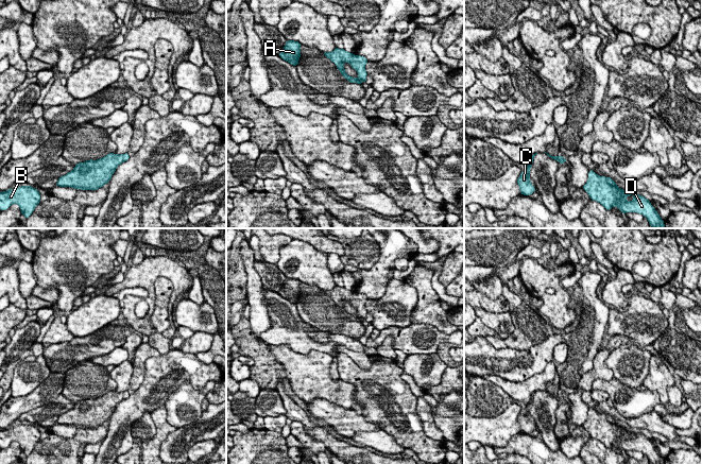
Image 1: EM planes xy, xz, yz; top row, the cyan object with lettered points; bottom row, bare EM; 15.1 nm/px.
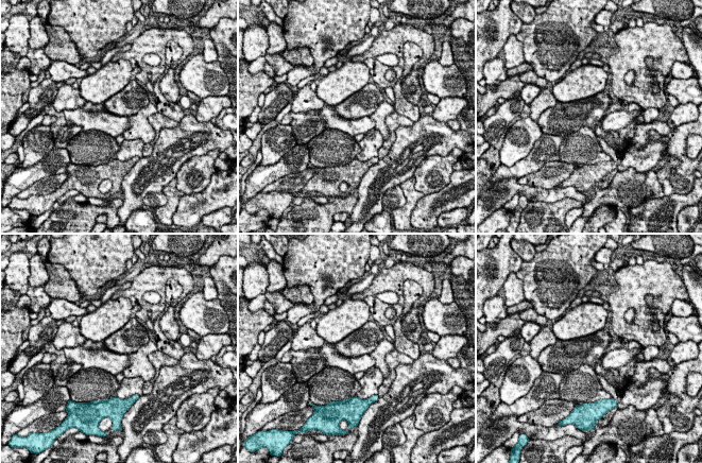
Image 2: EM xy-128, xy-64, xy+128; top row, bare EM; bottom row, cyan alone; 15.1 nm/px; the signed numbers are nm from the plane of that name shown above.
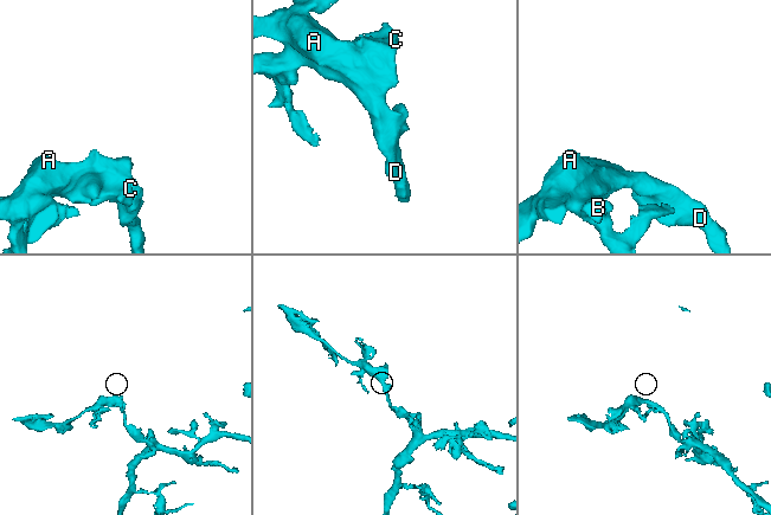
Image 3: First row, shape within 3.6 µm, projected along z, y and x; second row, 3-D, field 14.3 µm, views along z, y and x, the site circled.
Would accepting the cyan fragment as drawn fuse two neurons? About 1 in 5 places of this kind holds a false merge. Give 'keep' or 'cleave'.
keep

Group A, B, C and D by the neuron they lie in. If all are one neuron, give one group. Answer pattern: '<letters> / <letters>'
A B C D

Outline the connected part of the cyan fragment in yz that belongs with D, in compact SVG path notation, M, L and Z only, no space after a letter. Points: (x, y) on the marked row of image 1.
M589 170L587 183L582 188L590 200L600 203L606 210L616 206L622 213L637 212L646 217L649 225L653 228L665 228L664 220L661 219L649 200L643 195L632 195L628 190L622 190L611 177L599 176Z

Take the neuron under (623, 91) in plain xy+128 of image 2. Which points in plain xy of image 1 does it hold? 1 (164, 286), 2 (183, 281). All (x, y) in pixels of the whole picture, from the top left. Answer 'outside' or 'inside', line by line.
1: outside
2: inside

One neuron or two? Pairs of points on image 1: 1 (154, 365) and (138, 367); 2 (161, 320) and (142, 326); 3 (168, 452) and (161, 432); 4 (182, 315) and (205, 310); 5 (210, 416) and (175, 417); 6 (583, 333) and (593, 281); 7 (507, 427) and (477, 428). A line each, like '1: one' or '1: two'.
1: two
2: two
3: two
4: one
5: two
6: one
7: one

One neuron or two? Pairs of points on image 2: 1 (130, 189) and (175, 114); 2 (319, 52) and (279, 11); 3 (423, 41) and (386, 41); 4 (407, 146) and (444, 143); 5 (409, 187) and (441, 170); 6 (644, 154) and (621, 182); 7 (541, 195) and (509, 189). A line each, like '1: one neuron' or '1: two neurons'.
1: two neurons
2: two neurons
3: one neuron
4: one neuron
5: two neurons
6: two neurons
7: one neuron

